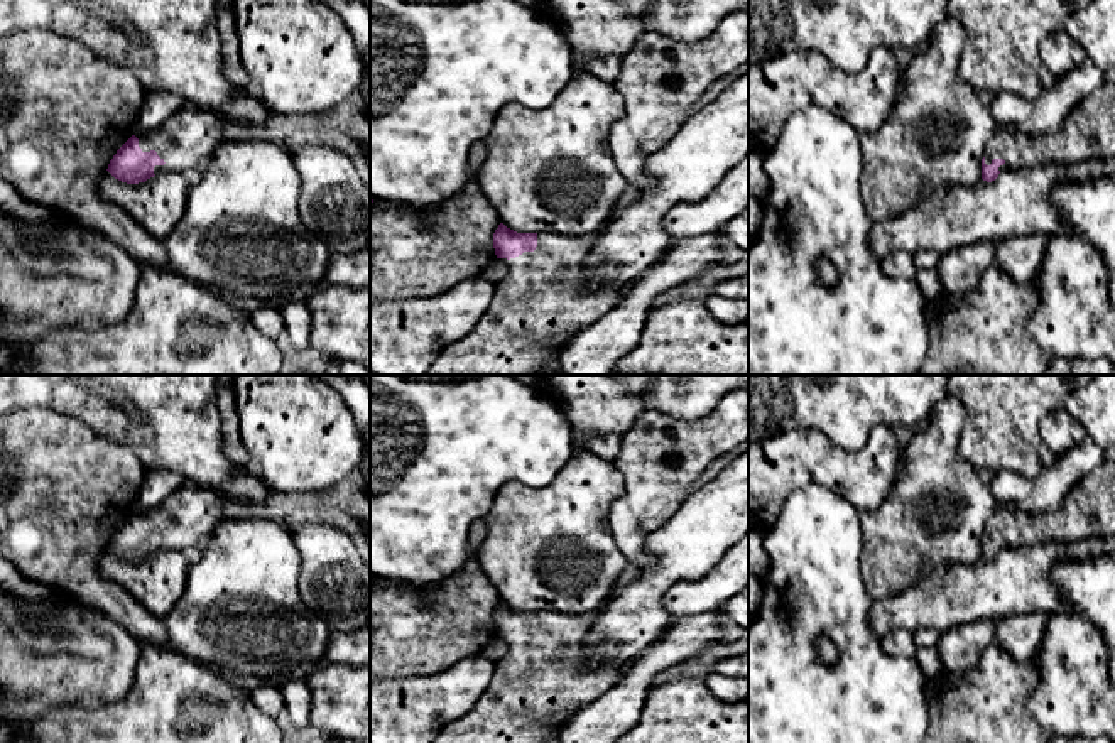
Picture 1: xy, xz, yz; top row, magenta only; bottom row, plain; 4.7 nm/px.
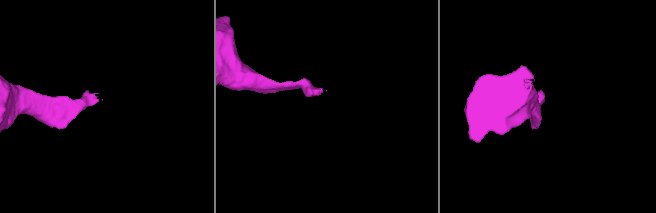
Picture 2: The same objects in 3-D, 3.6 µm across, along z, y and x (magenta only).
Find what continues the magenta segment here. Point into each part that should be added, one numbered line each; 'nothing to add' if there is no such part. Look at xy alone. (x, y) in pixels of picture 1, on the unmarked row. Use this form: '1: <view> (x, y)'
1: xy (191, 512)

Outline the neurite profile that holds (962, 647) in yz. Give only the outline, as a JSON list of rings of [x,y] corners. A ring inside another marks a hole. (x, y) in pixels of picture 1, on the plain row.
[[[998,620],[968,621],[941,633],[936,650],[944,672],[960,674],[976,667],[988,645],[997,643]]]

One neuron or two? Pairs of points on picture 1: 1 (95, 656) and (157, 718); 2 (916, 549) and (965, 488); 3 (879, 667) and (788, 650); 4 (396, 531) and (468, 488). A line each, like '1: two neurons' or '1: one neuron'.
1: two neurons
2: one neuron
3: one neuron
4: one neuron

